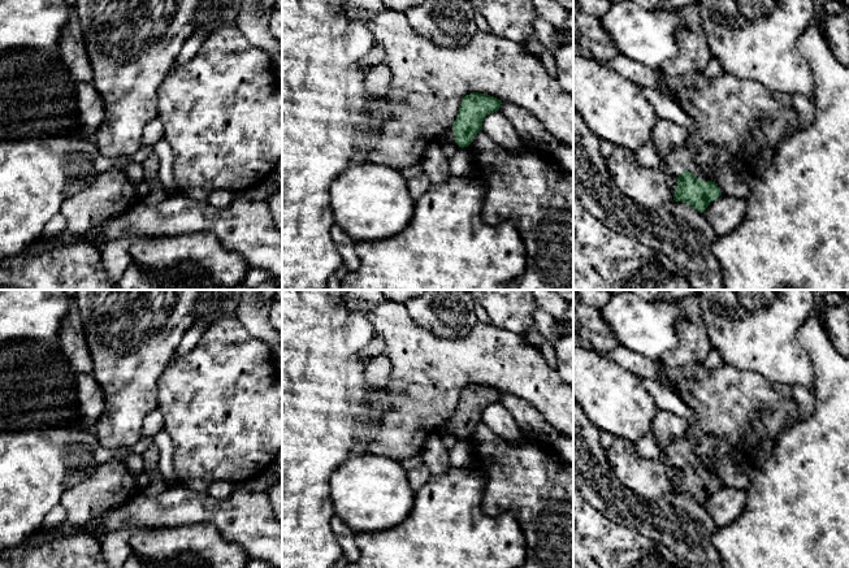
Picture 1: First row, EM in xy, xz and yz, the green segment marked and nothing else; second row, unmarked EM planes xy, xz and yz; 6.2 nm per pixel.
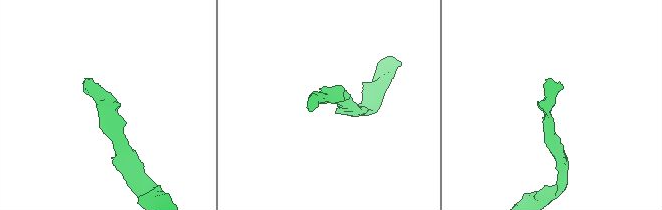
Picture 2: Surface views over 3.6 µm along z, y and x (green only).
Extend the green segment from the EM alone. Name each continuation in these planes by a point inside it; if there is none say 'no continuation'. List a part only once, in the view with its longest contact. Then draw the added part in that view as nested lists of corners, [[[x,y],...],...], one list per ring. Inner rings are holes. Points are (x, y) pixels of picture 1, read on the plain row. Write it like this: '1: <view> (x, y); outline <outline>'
1: yz (681, 449); outline [[[686,434],[677,437],[670,445],[660,448],[662,454],[664,454],[670,459],[671,465],[673,465],[676,469],[684,461],[688,461],[705,473],[710,472],[709,469],[702,467],[701,460],[697,456],[696,445],[689,439]]]

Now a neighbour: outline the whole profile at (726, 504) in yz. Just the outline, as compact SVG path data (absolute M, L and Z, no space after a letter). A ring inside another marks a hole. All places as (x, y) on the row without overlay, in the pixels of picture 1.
M722 485L711 493L705 508L718 528L732 524L744 511L745 491Z

